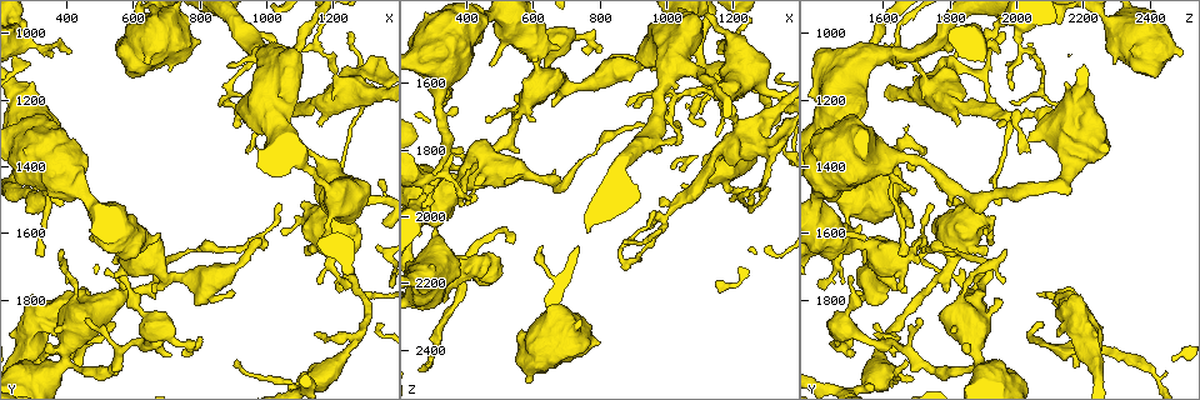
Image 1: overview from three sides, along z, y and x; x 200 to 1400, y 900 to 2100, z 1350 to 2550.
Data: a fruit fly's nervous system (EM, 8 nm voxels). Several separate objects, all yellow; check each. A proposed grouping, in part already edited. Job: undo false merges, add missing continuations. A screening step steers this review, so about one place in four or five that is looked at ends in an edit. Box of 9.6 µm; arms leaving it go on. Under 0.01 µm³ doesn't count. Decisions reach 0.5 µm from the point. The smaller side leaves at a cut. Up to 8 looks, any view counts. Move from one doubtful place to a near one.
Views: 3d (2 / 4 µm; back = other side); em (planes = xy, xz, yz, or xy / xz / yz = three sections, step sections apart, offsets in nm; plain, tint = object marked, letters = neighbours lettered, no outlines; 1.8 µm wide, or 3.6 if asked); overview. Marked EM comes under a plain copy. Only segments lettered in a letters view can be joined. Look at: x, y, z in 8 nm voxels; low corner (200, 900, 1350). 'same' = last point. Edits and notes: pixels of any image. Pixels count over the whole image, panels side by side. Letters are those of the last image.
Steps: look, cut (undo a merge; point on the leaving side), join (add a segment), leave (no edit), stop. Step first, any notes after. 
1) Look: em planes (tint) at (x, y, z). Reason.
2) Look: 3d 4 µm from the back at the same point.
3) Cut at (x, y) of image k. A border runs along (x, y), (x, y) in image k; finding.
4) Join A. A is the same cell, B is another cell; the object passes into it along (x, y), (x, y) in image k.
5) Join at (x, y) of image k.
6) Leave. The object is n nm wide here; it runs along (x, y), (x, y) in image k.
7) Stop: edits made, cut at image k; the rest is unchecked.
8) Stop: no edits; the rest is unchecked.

Look: em planes (letters) at (430, 2000, 2190).

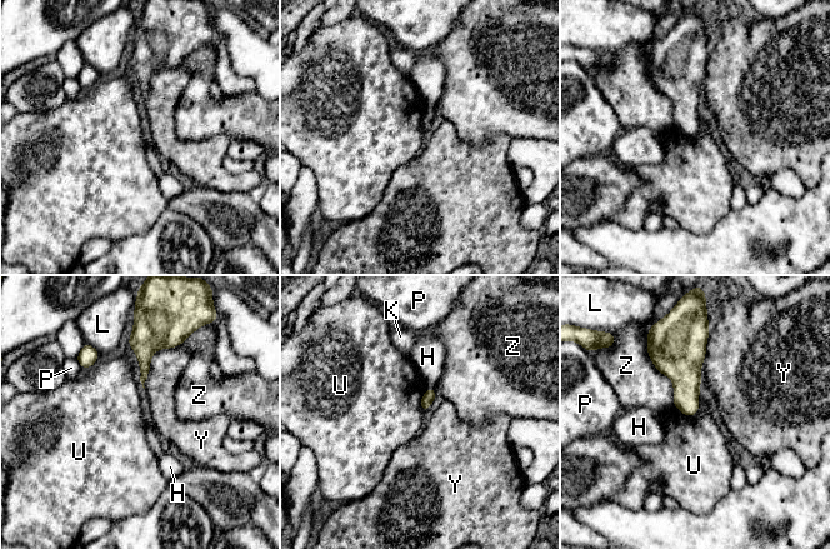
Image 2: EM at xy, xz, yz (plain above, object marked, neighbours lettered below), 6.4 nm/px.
Leave. H, K, L, P, U, Y and Z are other cells; a border runs along (699, 394), (693, 415), (673, 405) in image 2; no lettered segment goes on from it.

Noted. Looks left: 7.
Look: em 3.6 µm planes (letters) at (610, 1620, 1500). Sudden change in width.

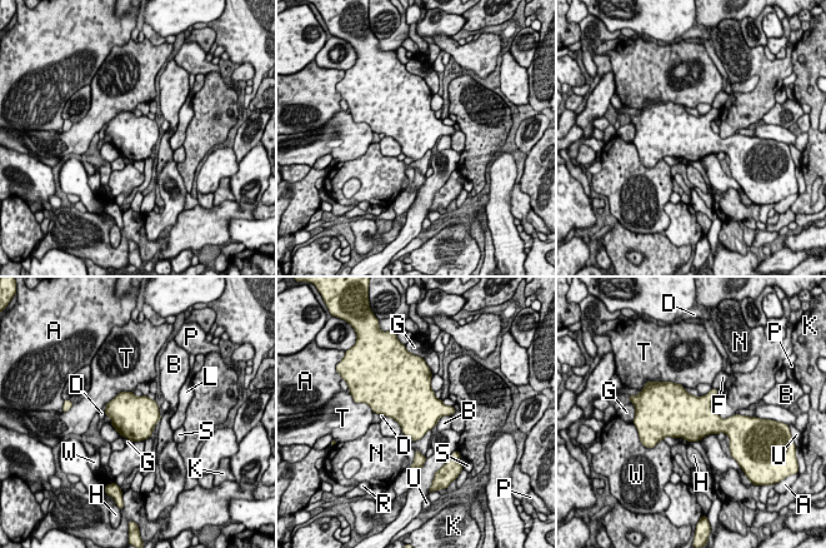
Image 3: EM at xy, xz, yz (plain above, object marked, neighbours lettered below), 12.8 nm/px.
Leave. A, B, D, F, G, H, K, L, N, P, R, S, T, U and W are other cells; a border runs along (385, 416), (394, 419), (403, 432) in image 3; continuous, no second neuron.

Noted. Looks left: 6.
Look: em planes (tint) at (1000, 1080, 1600). Small branch off a trunk.

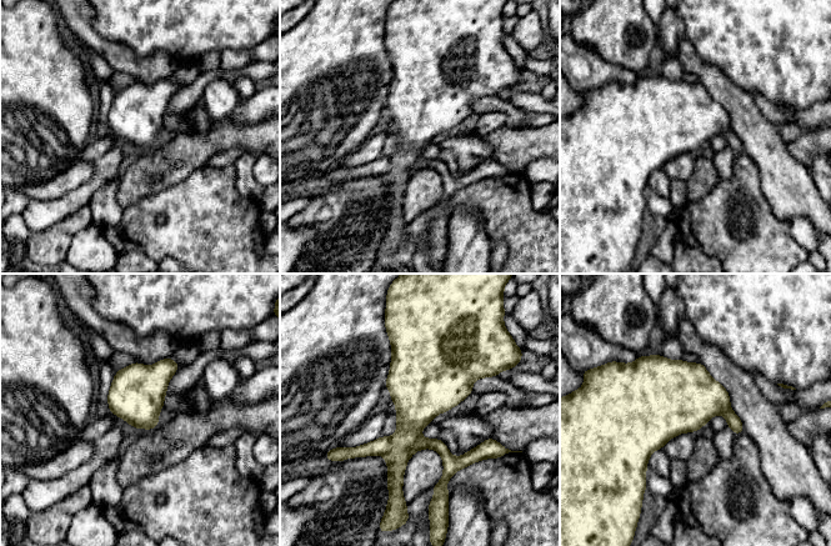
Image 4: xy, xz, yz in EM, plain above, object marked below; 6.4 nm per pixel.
Look: em planes (letters) at the same point. What lies round it.

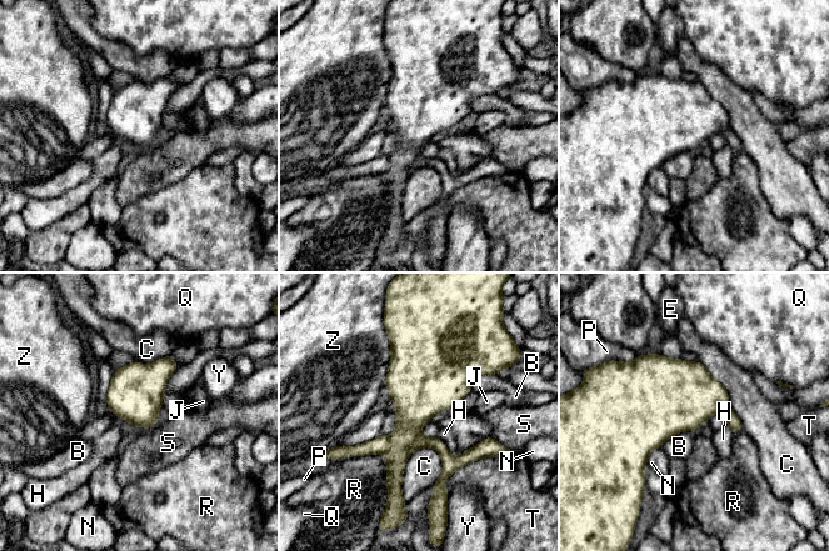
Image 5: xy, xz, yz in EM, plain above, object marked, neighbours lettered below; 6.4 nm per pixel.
Cut at (379, 445) of image 5. The object is 360 nm wide here; the longest contact is with T, 380 nm; B, C, E, H, J, N, P, Q, R, S, T, Y and Z are other cells; a second neuron is stuck on.

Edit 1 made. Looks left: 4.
Stop: edits made, cut at image 5; the rest is unchecked.

